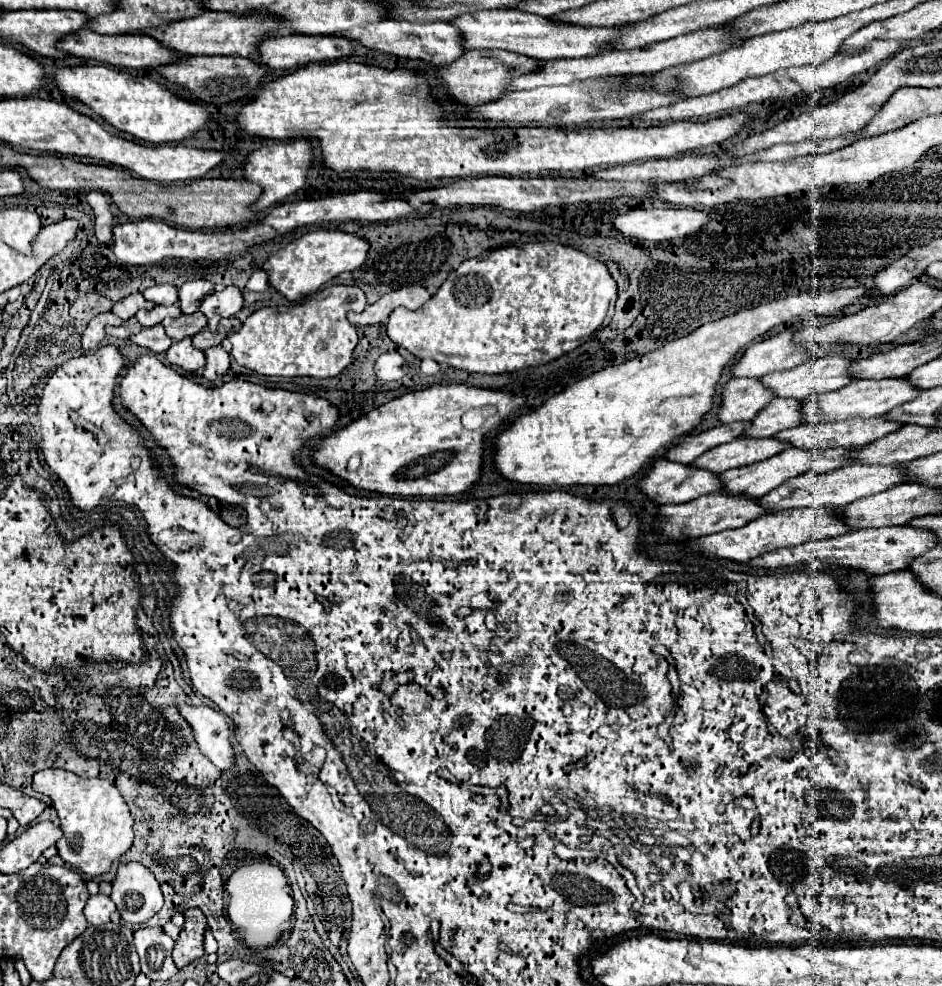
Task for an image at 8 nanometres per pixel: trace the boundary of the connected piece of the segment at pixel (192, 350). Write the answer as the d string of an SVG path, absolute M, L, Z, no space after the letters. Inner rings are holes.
M186 337L182 341L174 341L166 351L166 359L170 365L176 365L184 371L196 371L204 367L204 353L192 345L192 339Z

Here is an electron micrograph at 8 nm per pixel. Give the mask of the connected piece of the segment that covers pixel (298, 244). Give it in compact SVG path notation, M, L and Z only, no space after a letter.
M314 231L298 237L284 249L270 255L270 259L262 265L262 269L270 273L270 285L280 291L288 301L300 301L312 293L316 293L324 283L338 277L344 271L360 269L368 257L370 243L354 233L344 231Z

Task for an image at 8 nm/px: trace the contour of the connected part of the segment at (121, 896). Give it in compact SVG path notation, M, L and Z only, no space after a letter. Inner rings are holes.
M136 861L120 863L112 881L110 899L128 923L146 923L164 905L162 889L154 873Z

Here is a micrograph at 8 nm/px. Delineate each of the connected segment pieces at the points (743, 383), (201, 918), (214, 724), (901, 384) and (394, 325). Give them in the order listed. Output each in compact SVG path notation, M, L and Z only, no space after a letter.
M736 377L724 385L724 401L718 417L722 423L752 421L774 397L772 389L768 389L758 377Z
M194 907L184 913L186 923L174 945L174 963L182 969L204 955L204 933L208 929L206 915Z
M178 705L186 721L194 729L194 737L206 753L206 757L222 771L228 771L236 765L236 751L230 743L230 721L222 711L216 711L208 705L190 707Z
M896 377L896 379L856 379L848 383L846 387L816 395L804 401L804 421L810 423L816 417L822 417L822 421L838 421L838 419L848 419L848 417L880 417L892 411L894 407L900 407L908 401L914 401L922 393L920 387L914 387L908 377Z
M552 241L528 243L524 247L508 245L488 251L484 257L466 259L420 311L394 309L386 329L396 345L408 349L418 359L434 359L470 373L512 373L550 363L586 343L604 325L614 301L616 281L602 261Z

